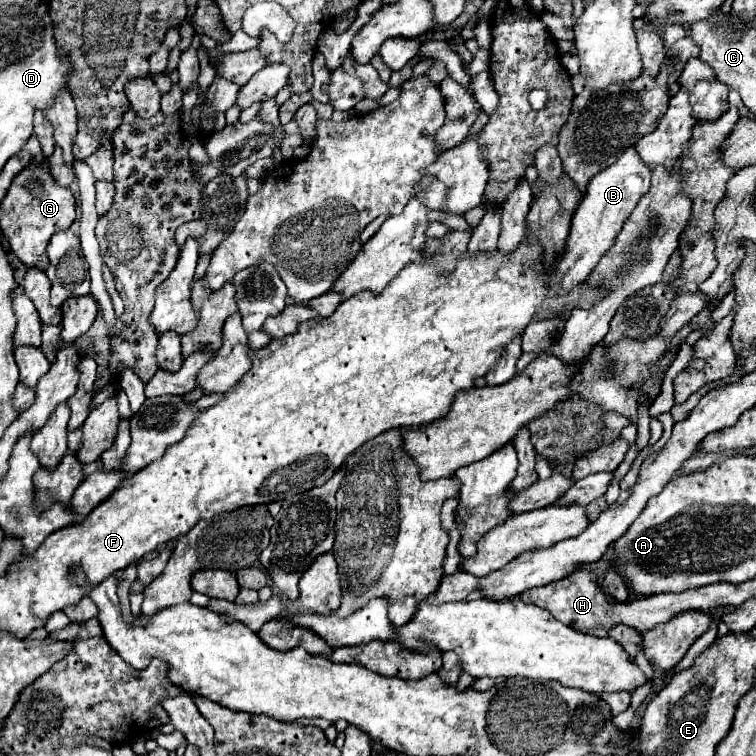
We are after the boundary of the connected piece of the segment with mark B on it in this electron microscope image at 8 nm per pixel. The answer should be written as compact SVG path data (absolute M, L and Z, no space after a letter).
M635 147L625 149L623 155L615 161L615 165L599 171L587 183L587 191L571 223L567 247L557 263L555 285L563 287L575 285L591 273L591 269L599 263L599 257L613 245L619 229L623 227L623 221L631 215L637 201L647 193L649 185L651 185L651 169L647 169L647 165L635 153Z

